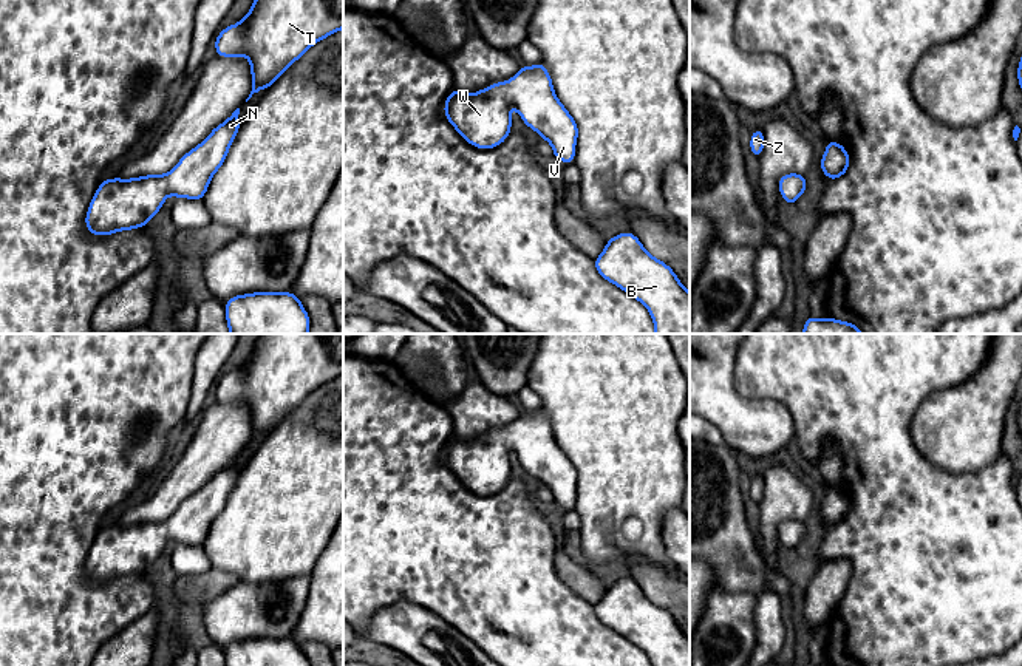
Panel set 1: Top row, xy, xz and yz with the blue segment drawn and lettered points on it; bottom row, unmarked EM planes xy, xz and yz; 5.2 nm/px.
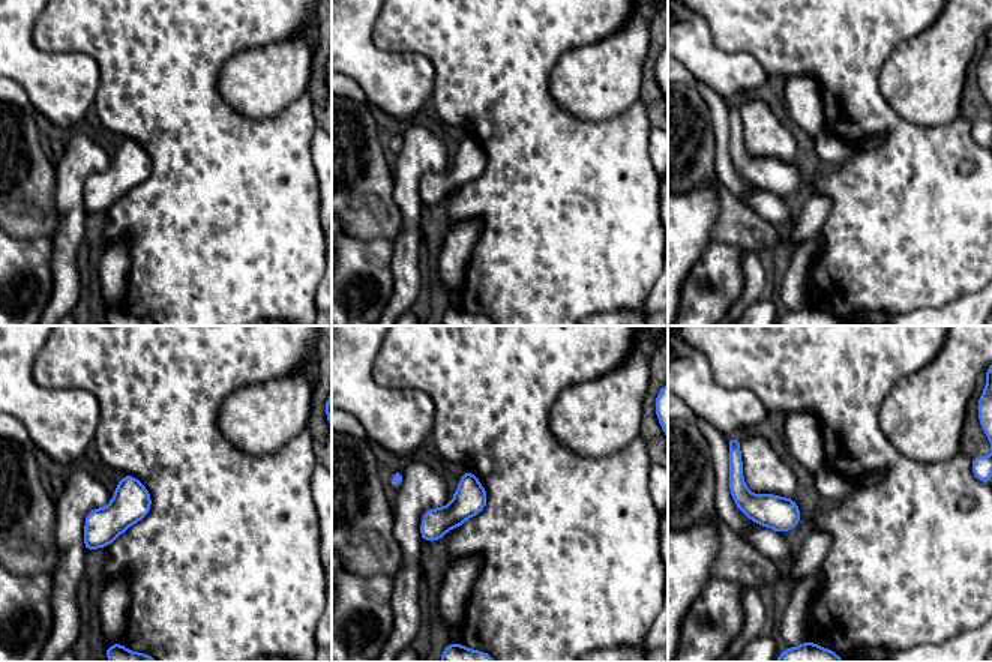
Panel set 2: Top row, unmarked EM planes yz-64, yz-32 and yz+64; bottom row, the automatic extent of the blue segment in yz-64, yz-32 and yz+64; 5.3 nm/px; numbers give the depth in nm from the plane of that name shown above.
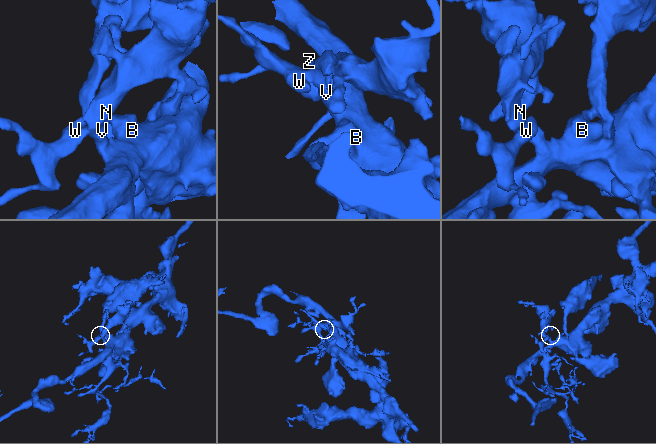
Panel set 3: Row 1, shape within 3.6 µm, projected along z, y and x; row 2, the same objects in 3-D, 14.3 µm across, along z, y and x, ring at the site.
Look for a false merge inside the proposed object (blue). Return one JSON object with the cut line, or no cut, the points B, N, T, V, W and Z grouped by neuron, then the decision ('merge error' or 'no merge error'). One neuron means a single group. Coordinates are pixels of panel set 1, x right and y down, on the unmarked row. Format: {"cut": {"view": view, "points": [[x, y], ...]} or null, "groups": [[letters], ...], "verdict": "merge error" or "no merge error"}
{"cut": null, "groups": [["B", "N", "T", "V", "W", "Z"]], "verdict": "no merge error"}

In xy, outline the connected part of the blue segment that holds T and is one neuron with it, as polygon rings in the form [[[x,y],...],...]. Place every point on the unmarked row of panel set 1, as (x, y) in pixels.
[[[261,334],[250,357],[215,383],[215,399],[218,403],[244,402],[249,405],[252,437],[246,445],[247,448],[254,439],[267,436],[275,430],[311,392],[340,375],[343,375],[343,334]]]

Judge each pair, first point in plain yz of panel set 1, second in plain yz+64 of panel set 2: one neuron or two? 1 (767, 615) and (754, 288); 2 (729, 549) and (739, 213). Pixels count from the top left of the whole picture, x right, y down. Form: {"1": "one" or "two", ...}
{"1": "one", "2": "one"}

